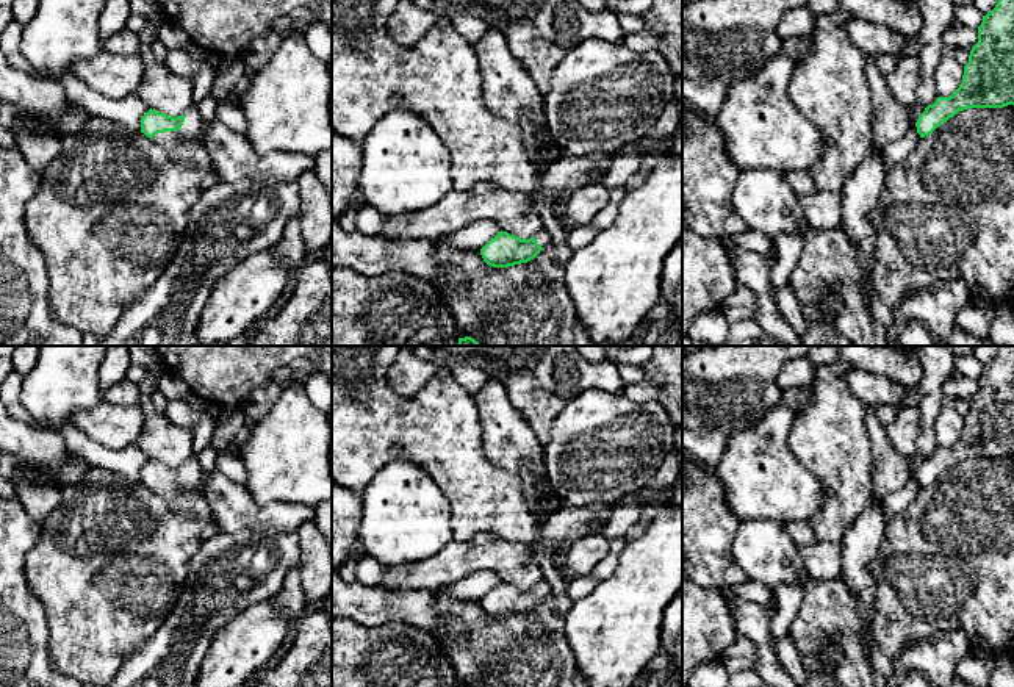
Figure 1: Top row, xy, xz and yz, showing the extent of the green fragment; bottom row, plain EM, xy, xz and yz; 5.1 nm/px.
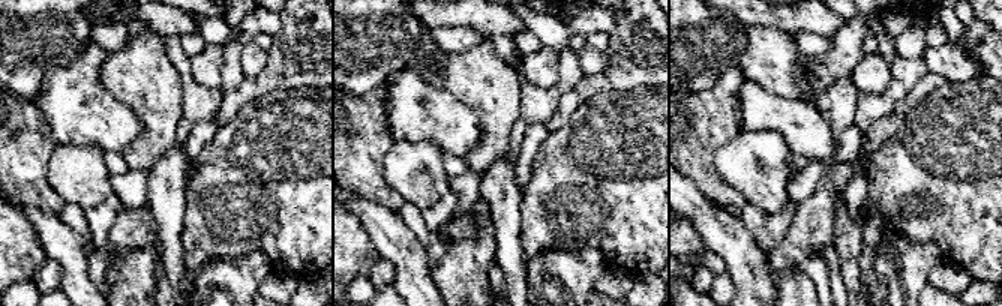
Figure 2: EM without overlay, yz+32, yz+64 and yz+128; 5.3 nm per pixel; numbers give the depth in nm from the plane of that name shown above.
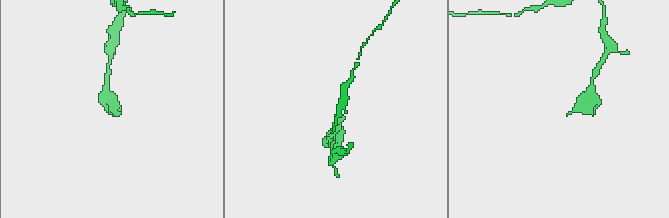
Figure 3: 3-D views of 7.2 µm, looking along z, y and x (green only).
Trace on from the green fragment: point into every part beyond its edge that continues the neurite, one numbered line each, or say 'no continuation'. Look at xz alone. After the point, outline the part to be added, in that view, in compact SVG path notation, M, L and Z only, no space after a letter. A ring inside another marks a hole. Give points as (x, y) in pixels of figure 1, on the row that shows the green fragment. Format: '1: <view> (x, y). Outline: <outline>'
1: xz (542, 237). Outline: M541 227L537 233L535 233L535 241L541 246L546 247L551 244L551 236L548 233L548 230L545 227Z

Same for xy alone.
1: xy (193, 121). Outline: M192 105L185 111L183 116L185 116L185 122L180 130L158 133L153 136L153 141L164 146L175 146L180 141L196 138L203 124L197 108Z

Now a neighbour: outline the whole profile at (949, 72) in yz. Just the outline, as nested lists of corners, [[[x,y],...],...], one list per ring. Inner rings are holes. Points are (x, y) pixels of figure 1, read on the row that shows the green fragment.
[[[942,55],[934,69],[934,86],[939,97],[950,97],[962,83],[964,67],[953,55]]]

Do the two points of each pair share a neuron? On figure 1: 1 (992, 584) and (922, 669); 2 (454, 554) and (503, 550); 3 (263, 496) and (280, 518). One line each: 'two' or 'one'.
1: two
2: one
3: two

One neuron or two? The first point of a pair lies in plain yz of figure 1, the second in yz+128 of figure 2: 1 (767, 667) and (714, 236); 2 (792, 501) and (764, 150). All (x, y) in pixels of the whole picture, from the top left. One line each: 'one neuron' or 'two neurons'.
1: one neuron
2: two neurons

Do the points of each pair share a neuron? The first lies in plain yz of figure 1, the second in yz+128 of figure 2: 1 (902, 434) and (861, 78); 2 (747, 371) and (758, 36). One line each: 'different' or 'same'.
1: same
2: different

